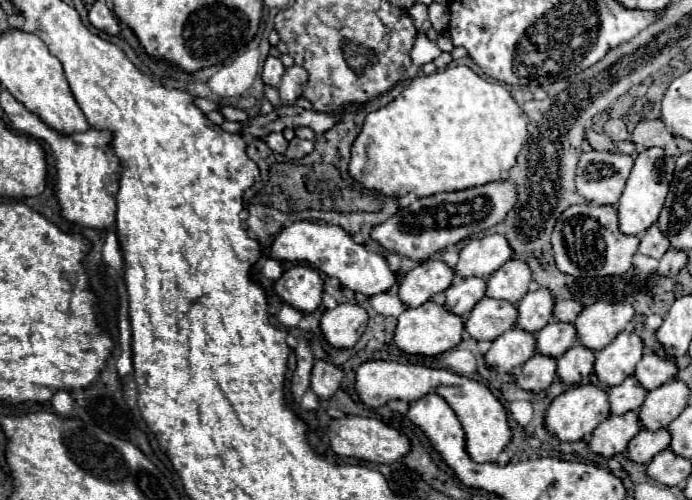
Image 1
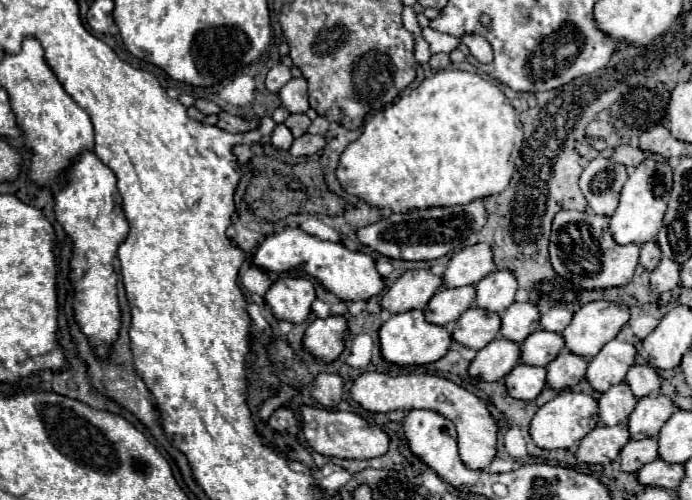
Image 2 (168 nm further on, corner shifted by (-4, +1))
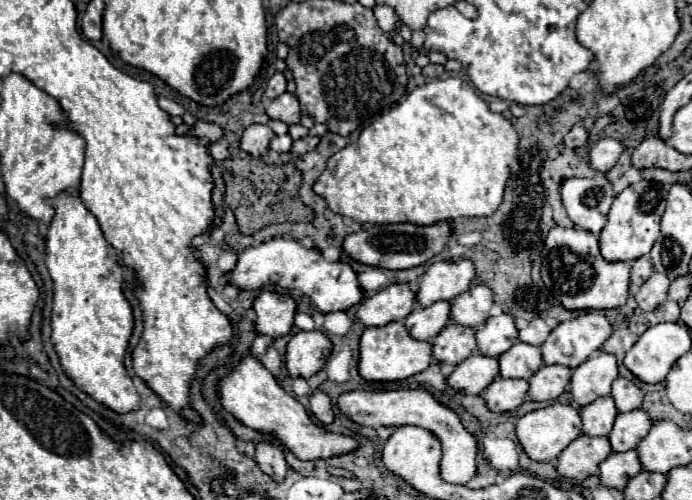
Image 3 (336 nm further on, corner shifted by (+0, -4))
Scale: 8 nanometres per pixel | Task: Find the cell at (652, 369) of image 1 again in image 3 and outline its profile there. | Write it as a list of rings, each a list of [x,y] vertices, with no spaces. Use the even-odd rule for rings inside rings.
[[[615,379],[613,387],[611,387],[611,397],[615,401],[615,407],[619,413],[627,413],[633,409],[639,409],[643,403],[643,391],[639,387],[635,387],[633,381],[629,379]]]

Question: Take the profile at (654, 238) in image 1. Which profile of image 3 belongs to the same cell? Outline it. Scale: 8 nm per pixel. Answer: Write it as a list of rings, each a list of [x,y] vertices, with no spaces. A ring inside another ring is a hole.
[[[639,257],[631,263],[631,283],[635,287],[643,285],[653,273],[653,265],[651,265],[651,259],[649,257]]]

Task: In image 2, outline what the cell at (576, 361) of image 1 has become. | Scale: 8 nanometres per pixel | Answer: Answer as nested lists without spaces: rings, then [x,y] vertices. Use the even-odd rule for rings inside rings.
[[[563,350],[549,366],[547,366],[547,382],[555,390],[573,388],[579,380],[585,378],[589,362],[583,356],[577,356],[569,350]]]

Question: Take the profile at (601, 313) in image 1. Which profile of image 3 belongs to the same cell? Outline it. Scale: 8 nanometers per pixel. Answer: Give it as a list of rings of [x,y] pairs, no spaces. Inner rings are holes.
[[[585,311],[575,319],[569,319],[565,323],[559,323],[551,333],[549,339],[541,345],[541,357],[545,365],[565,365],[569,369],[575,369],[581,365],[593,351],[601,349],[601,345],[609,339],[611,335],[611,323],[601,311]]]

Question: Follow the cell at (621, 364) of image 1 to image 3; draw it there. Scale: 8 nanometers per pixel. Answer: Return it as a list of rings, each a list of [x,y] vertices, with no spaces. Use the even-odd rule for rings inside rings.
[[[597,351],[585,363],[573,369],[571,395],[577,405],[585,407],[597,397],[611,393],[611,383],[619,377],[617,359],[611,353]]]

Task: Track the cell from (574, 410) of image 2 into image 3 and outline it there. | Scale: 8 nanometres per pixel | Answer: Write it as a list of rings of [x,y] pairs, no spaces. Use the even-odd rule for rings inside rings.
[[[553,403],[549,407],[531,411],[527,415],[523,415],[517,425],[515,425],[515,435],[523,447],[523,451],[533,459],[533,461],[555,461],[559,457],[559,453],[581,435],[581,417],[577,413],[577,409],[573,409],[571,405],[559,405]]]

